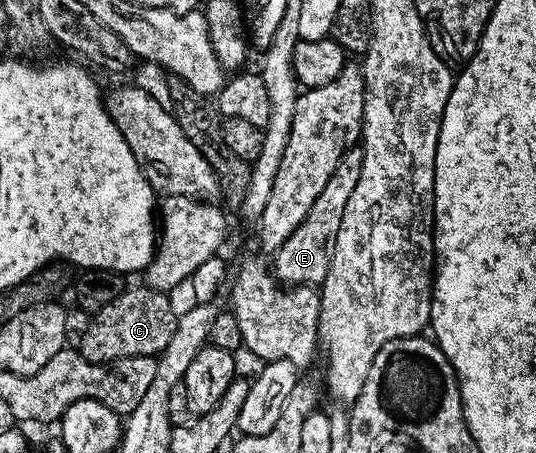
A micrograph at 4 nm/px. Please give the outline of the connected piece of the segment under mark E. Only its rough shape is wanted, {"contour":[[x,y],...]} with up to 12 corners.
{"contour":[[363,148],[344,152],[306,219],[276,250],[288,287],[324,284]]}

